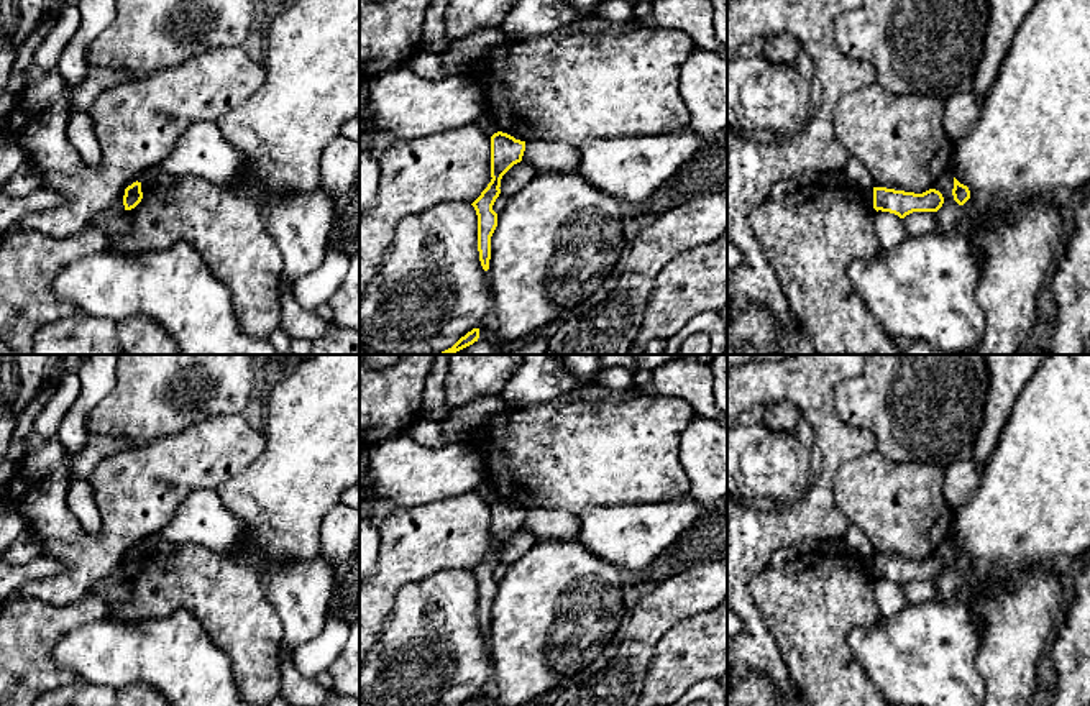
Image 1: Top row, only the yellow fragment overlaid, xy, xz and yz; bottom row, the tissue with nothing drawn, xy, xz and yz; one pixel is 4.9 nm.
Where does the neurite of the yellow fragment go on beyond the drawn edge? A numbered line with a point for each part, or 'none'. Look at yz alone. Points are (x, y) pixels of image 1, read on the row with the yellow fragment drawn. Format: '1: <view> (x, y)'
none

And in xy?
none

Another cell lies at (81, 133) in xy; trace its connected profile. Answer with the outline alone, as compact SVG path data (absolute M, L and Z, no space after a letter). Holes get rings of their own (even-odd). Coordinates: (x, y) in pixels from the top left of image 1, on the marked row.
M87 112L71 113L67 138L87 167L98 167L102 164L102 149L95 136L92 118Z

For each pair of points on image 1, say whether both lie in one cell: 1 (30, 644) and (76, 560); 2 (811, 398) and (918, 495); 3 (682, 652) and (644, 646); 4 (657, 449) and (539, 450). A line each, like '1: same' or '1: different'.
1: different
2: different
3: different
4: same

